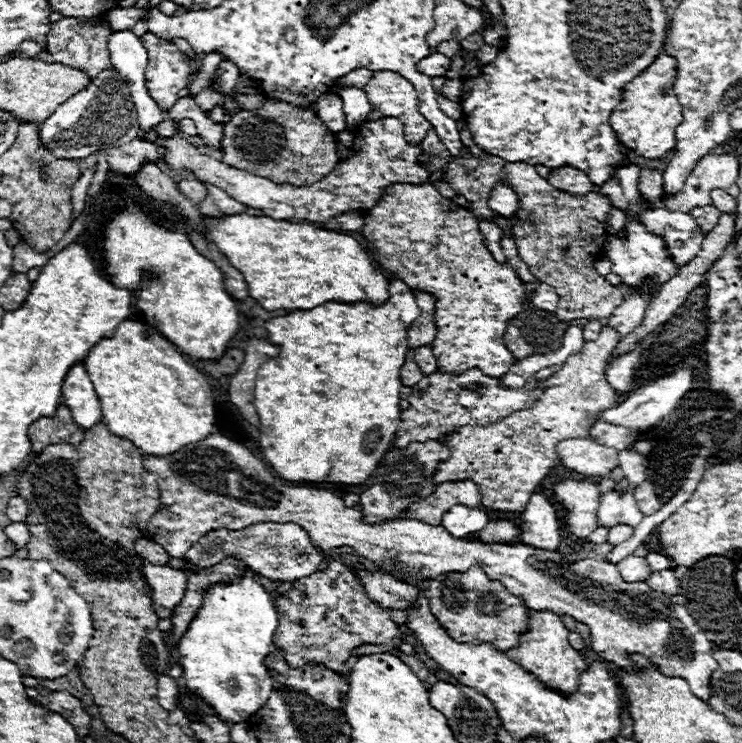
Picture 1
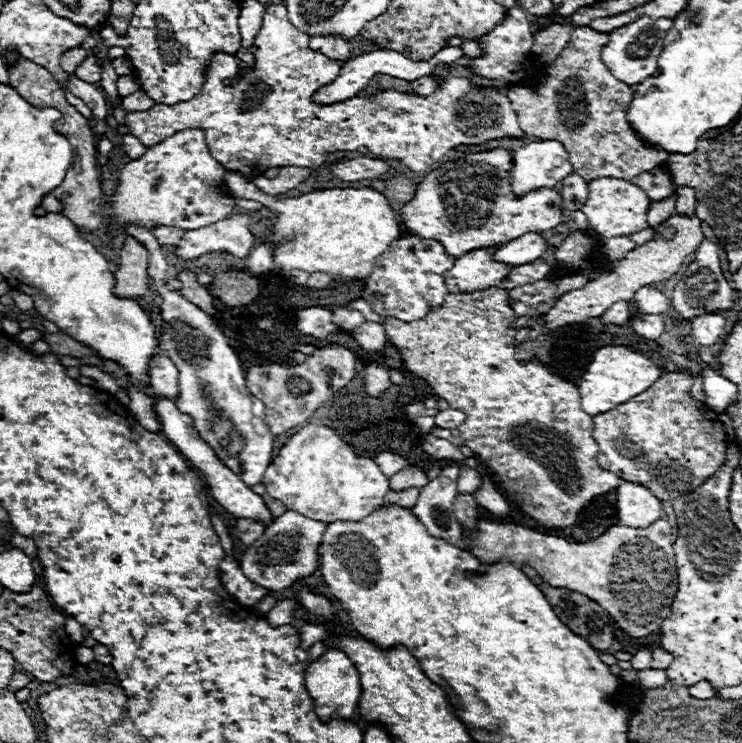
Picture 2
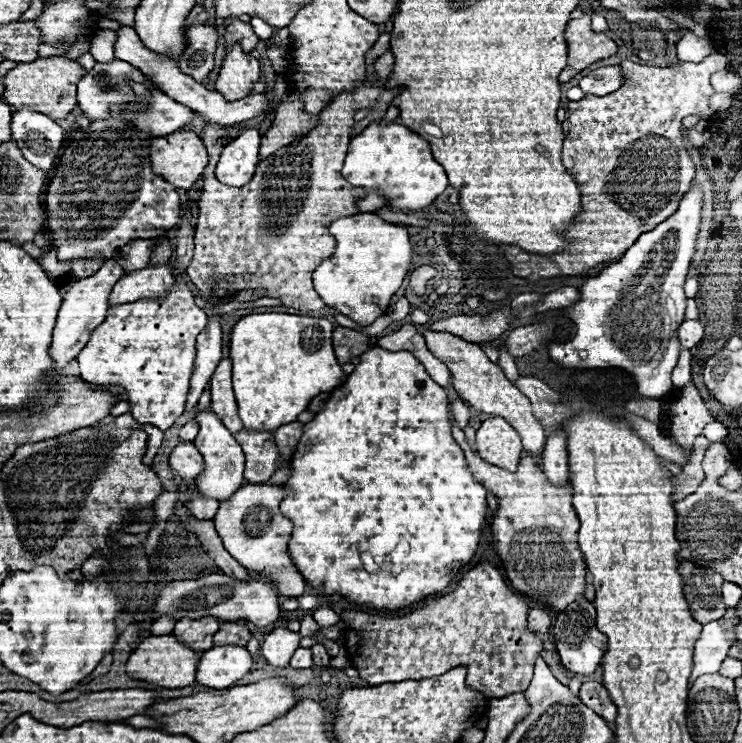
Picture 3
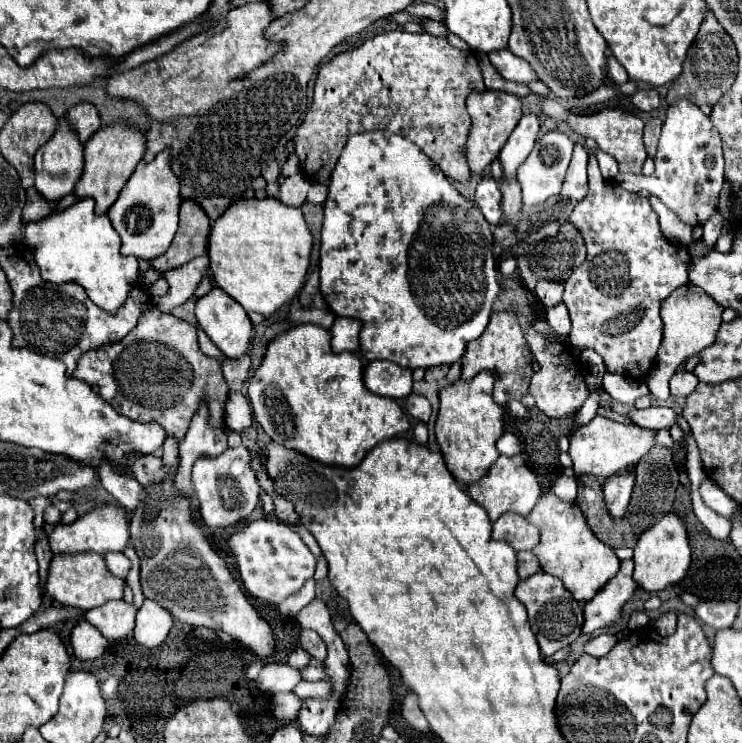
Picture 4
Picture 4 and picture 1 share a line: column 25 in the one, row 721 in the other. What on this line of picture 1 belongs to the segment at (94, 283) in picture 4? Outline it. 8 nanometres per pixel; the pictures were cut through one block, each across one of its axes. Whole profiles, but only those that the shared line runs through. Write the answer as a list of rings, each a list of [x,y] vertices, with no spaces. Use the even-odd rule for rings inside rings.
[[[246,566],[234,582],[206,588],[204,602],[180,640],[178,654],[186,686],[212,704],[226,722],[238,724],[248,720],[268,700],[272,678],[262,660],[272,652],[276,626],[276,602],[252,568]]]

